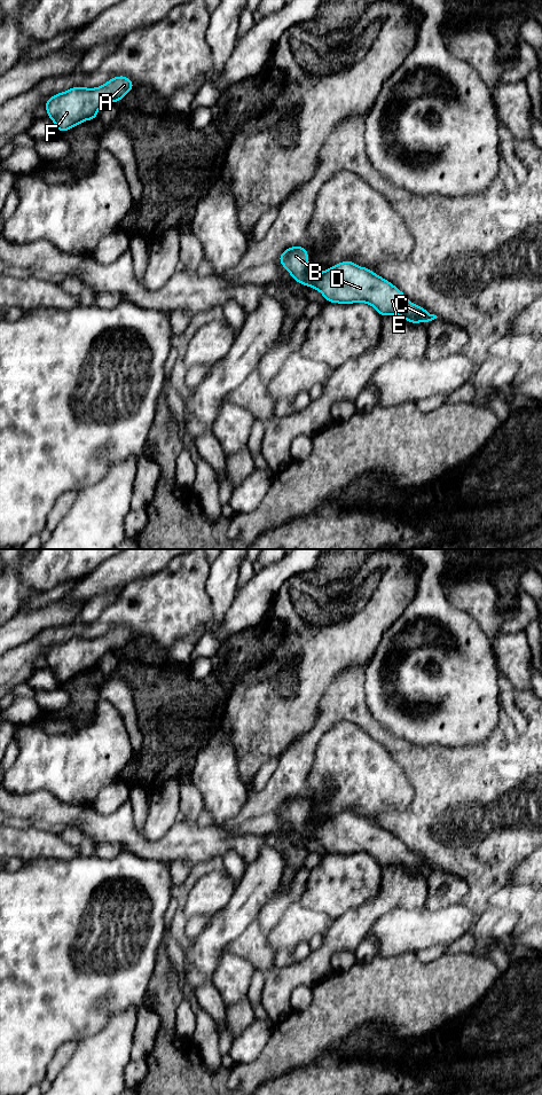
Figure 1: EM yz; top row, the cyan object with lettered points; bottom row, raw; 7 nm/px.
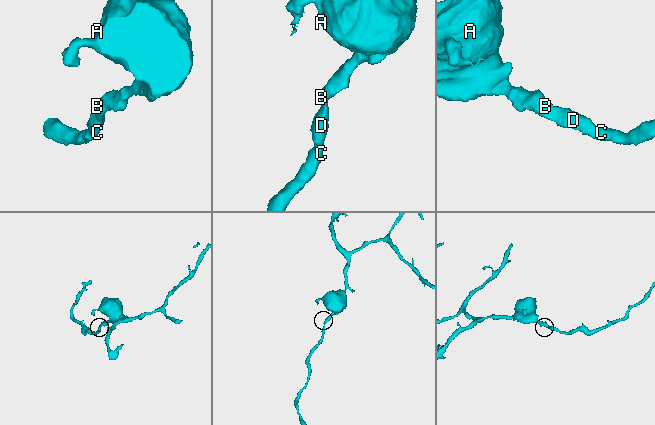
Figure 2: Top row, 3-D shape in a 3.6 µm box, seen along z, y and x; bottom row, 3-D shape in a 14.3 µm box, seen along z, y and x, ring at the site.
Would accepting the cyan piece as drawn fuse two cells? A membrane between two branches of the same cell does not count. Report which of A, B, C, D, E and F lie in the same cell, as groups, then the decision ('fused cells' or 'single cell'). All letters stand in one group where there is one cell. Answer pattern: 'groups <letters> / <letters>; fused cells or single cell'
groups A B C D E F; single cell

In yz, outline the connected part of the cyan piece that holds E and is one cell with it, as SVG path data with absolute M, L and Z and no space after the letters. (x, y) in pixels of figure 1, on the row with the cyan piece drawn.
M290 247L280 256L283 268L294 281L320 291L328 303L371 305L383 318L400 315L415 324L427 324L438 316L408 300L406 295L390 281L370 268L360 267L352 260L344 260L323 272L312 273L308 250L305 247Z

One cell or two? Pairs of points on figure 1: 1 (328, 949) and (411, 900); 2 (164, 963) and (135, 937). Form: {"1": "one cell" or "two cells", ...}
{"1": "one cell", "2": "two cells"}

